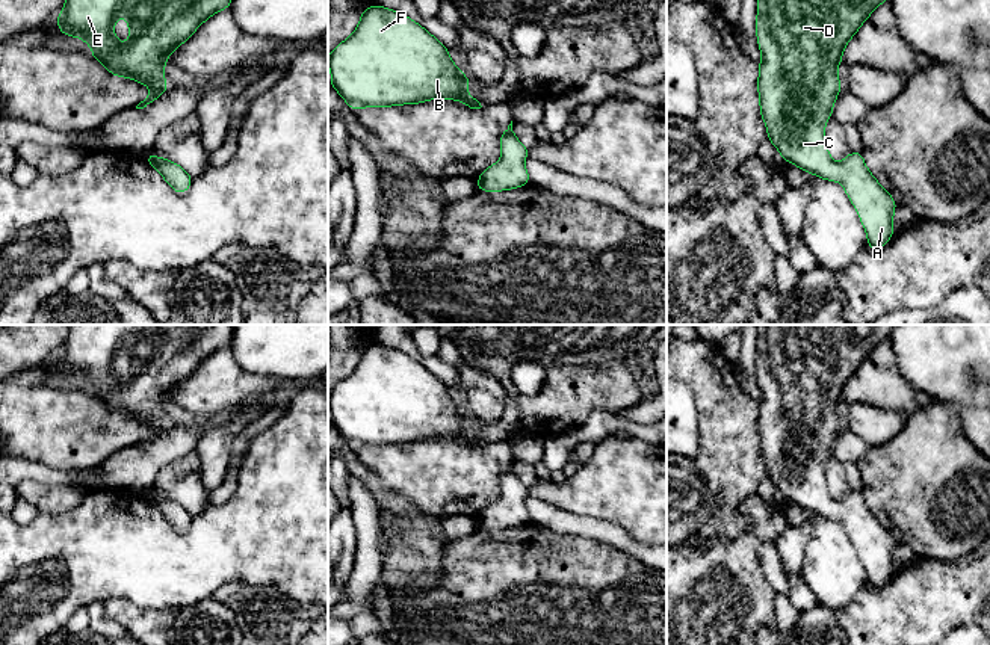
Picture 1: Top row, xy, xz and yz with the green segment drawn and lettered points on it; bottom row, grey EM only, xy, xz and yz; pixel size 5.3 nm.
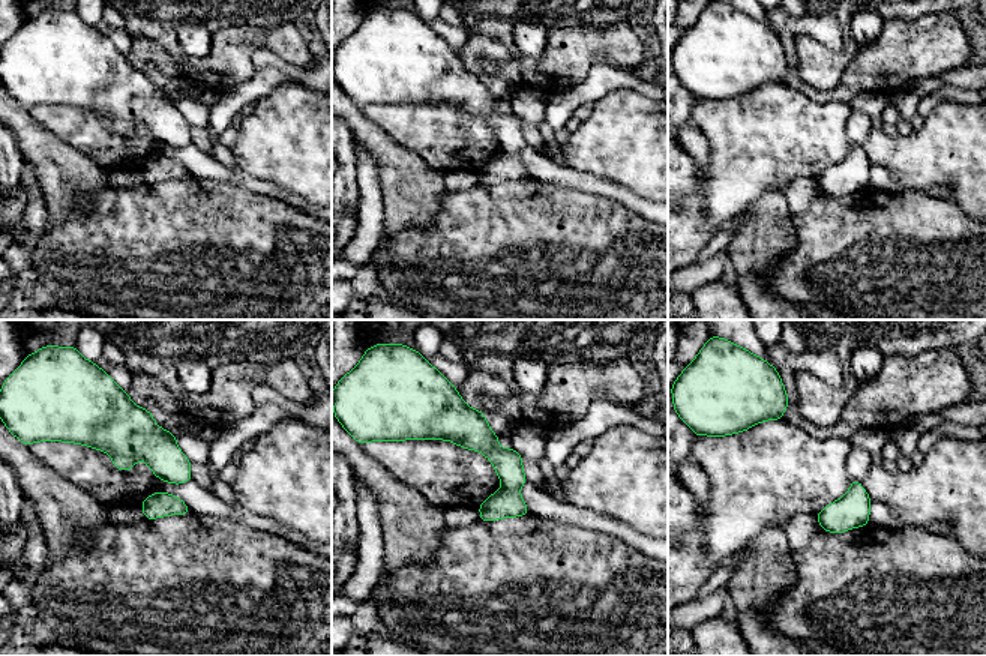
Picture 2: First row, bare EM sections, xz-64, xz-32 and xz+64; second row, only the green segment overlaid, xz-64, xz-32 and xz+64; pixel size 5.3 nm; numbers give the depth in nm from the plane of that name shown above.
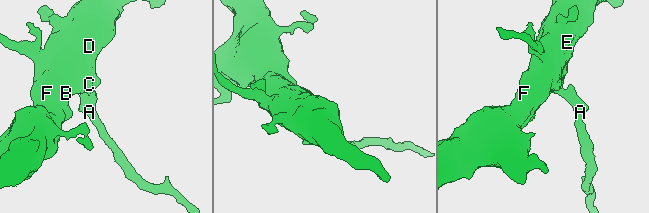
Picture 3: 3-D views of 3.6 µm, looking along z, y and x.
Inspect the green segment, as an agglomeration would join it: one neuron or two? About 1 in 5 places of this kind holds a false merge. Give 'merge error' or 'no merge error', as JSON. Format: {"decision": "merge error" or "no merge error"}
{"decision": "no merge error"}

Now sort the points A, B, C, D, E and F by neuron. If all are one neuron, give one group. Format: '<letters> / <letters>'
A B C D E F

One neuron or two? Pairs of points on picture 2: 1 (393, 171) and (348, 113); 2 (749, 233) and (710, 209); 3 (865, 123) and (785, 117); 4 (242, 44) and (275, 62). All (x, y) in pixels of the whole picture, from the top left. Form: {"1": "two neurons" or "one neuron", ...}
{"1": "one neuron", "2": "two neurons", "3": "two neurons", "4": "two neurons"}

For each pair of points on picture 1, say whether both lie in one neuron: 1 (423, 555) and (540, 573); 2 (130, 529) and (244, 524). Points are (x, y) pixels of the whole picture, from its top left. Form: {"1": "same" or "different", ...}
{"1": "different", "2": "same"}

